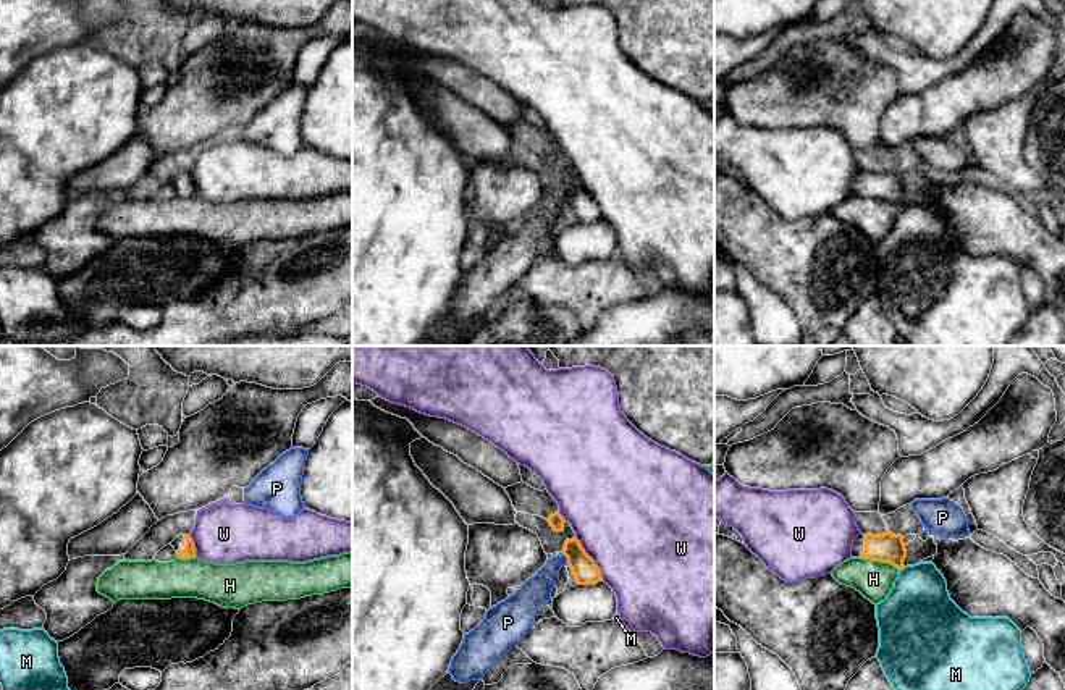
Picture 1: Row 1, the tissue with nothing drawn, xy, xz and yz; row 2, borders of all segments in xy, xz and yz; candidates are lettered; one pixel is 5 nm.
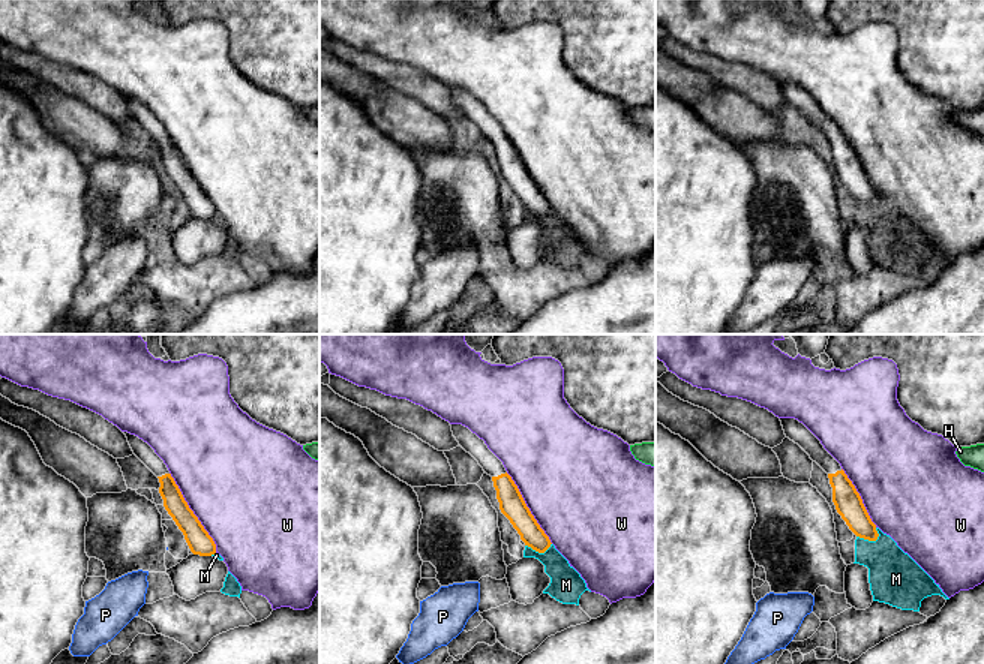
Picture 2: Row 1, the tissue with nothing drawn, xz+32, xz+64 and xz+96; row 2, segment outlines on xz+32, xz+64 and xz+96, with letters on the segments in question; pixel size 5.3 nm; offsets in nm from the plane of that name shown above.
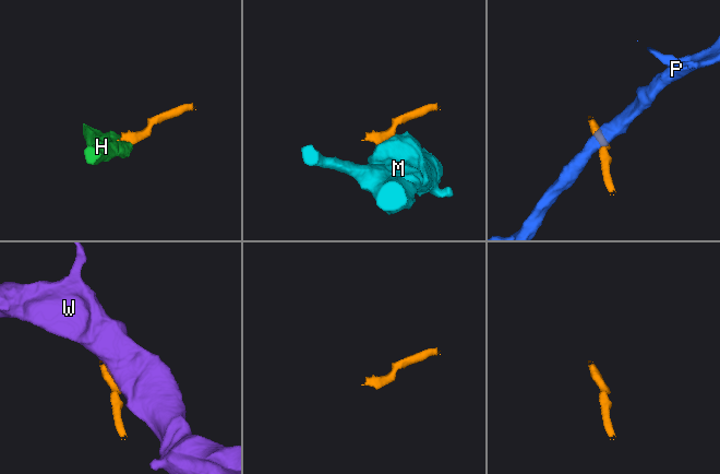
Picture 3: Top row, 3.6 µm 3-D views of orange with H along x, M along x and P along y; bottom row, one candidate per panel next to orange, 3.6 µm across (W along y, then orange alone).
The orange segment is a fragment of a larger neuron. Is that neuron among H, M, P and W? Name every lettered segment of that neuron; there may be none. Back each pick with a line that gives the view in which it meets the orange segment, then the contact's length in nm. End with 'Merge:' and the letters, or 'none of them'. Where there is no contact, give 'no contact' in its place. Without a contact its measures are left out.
Merge: none of them

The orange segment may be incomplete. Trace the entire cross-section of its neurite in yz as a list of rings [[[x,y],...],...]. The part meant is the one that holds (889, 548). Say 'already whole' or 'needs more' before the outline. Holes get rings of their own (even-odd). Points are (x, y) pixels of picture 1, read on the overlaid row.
needs more | [[[889,530],[882,535],[860,533],[852,545],[852,557],[889,562],[899,570],[907,557],[903,536]]]

